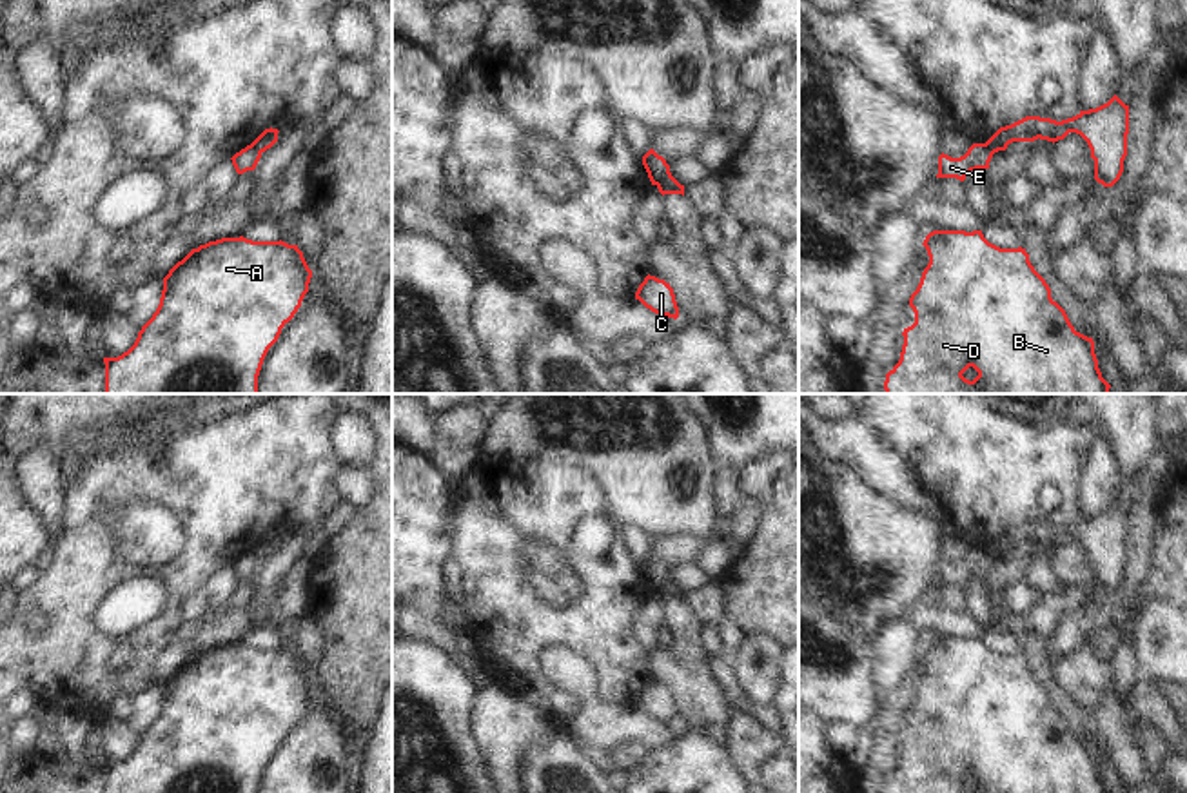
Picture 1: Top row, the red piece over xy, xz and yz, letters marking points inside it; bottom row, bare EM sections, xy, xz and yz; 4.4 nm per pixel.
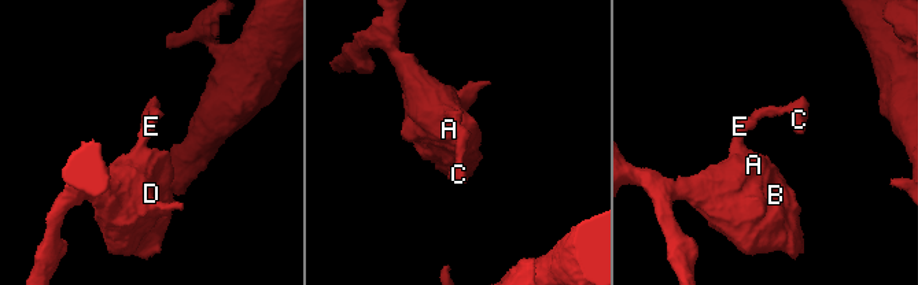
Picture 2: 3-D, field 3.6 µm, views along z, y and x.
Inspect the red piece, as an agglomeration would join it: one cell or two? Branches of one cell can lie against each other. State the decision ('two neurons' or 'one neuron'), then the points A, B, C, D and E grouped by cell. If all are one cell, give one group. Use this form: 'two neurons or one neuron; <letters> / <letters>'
two neurons; A B D E / C

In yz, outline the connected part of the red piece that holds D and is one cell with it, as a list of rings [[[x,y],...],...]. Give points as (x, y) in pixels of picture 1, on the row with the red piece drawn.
[[[933,230],[922,245],[929,263],[909,298],[915,323],[902,332],[900,359],[886,374],[886,394],[1109,394],[1093,338],[1074,330],[1025,249],[1000,249],[982,230]]]

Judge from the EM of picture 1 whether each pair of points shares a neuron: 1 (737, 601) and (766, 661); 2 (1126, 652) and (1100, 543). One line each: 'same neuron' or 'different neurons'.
1: different neurons
2: different neurons

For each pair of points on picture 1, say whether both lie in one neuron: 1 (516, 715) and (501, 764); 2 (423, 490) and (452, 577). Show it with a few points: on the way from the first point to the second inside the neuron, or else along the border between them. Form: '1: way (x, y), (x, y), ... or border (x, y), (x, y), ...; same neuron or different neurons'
1: way (505, 728), (503, 752); same neuron
2: border (449, 558), (443, 565), (443, 592), (447, 596); different neurons

